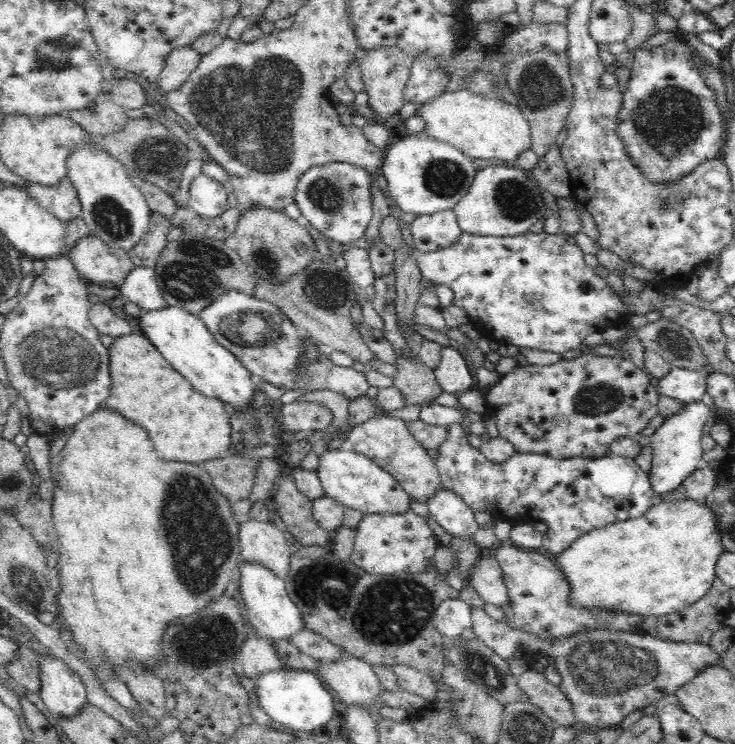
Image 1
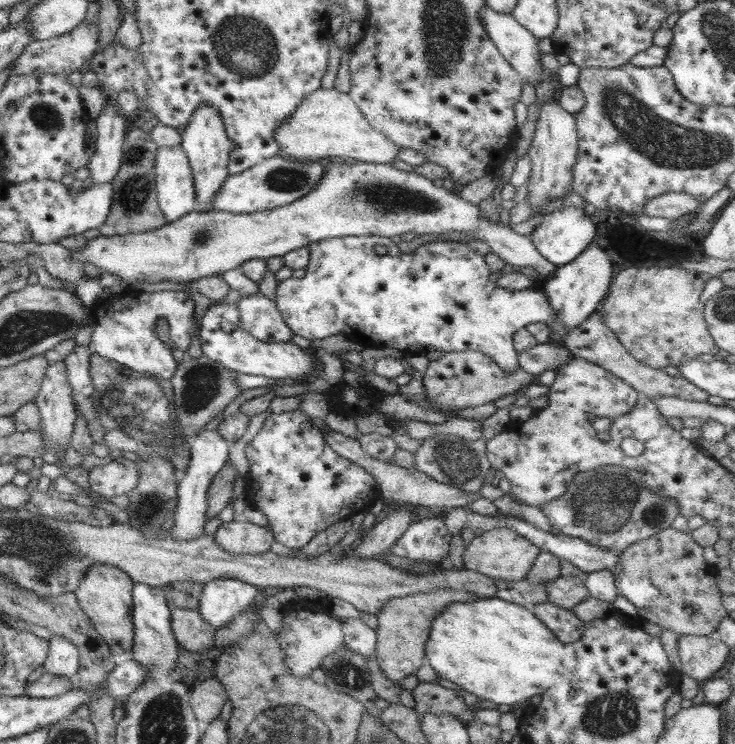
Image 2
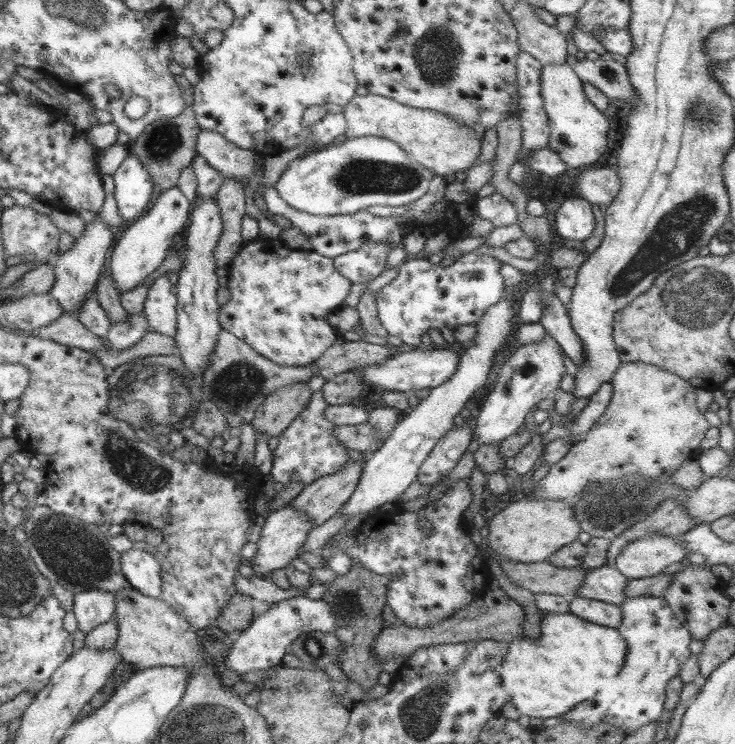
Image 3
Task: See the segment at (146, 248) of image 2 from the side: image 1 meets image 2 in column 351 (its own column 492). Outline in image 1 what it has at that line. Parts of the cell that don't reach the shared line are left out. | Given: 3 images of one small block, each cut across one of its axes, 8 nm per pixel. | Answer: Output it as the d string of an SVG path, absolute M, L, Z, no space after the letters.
M490 162L476 172L470 190L458 200L458 206L454 206L452 212L456 216L460 232L464 234L476 234L480 238L510 238L530 232L546 212L546 206L548 204L544 204L544 196L540 194L528 170Z

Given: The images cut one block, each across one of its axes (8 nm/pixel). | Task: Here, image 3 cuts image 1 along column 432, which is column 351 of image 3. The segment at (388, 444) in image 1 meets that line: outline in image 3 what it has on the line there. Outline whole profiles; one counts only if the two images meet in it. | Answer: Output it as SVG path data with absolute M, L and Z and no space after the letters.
M351 454L347 464L341 466L337 472L325 474L323 478L305 486L297 494L297 498L289 502L297 510L303 510L311 518L315 528L321 526L325 520L329 520L333 514L337 514L343 508L343 504L351 498L361 478L361 464L363 464L355 460L355 456L357 454Z

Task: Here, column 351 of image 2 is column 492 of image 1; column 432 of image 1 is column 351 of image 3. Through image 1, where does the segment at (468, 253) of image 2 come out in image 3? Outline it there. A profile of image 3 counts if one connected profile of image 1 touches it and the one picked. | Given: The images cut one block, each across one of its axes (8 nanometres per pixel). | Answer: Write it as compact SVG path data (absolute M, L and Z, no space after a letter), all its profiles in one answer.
M367 242L359 246L359 250L333 258L333 268L351 284L367 284L375 280L387 268L385 262L387 262L389 252L391 248L387 244Z

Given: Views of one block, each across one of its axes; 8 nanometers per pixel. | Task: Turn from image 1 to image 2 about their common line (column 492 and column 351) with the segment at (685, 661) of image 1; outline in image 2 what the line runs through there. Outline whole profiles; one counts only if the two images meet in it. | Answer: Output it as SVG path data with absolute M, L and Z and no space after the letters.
M341 618L341 628L343 628L343 644L351 652L363 654L363 656L373 656L375 642L377 642L377 632L375 630L365 626L359 618L357 620Z

